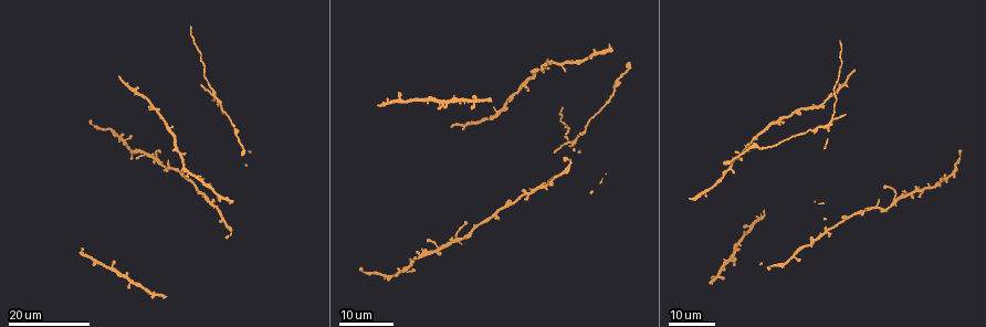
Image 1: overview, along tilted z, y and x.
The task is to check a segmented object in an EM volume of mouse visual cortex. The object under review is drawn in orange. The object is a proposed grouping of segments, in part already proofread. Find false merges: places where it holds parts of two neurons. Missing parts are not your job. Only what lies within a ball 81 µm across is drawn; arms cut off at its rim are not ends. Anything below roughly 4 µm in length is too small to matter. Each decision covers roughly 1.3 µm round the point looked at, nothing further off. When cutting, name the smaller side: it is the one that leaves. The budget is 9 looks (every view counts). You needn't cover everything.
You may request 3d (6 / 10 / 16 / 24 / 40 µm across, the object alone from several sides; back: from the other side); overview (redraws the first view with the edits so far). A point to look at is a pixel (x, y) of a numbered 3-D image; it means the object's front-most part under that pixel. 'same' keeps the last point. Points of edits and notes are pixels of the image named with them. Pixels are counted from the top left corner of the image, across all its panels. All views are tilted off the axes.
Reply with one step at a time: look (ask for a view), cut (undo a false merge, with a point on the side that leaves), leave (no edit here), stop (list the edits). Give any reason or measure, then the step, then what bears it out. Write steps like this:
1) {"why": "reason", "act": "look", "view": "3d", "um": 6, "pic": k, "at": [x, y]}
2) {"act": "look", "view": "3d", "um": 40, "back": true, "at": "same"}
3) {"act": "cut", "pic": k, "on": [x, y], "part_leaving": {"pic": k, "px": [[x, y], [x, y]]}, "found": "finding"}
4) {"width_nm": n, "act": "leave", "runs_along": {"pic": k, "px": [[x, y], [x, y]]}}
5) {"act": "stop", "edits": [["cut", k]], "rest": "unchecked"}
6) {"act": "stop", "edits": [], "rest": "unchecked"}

{"why": "four arms meet", "act": "look", "view": "3d", "um": 24, "pic": 1, "at": [895, 199]}

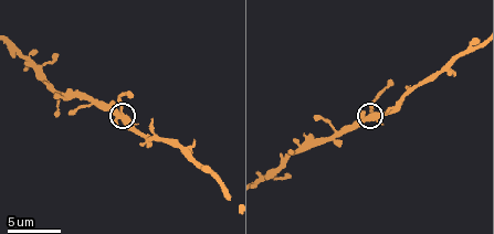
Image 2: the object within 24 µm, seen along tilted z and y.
{"act": "look", "view": "3d", "um": 6, "pic": 2, "at": [124, 117]}

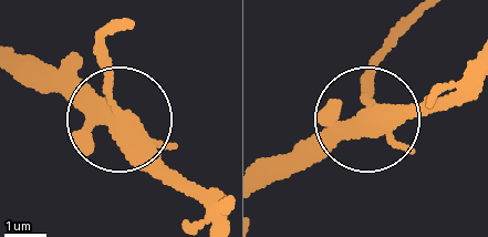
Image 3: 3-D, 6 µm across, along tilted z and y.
{"width_nm": 360, "act": "leave", "found": "one neuron here"}

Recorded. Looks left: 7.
{"act": "look", "view": "3d", "um": 16, "pic": 1, "at": [811, 245]}

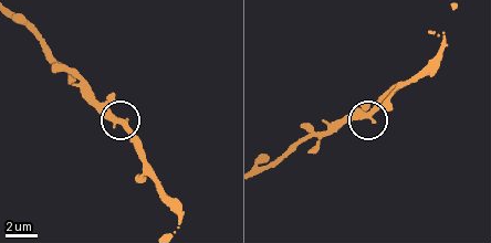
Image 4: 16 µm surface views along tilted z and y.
{"why": "closer look", "act": "look", "view": "3d", "um": 6, "pic": 4, "at": [107, 116]}

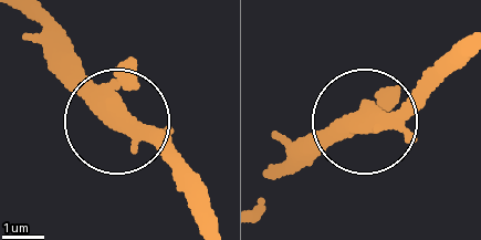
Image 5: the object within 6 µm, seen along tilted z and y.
{"arms": 4, "act": "leave", "found": "one neuron here"}

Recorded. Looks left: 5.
{"why": "calibre changes", "act": "look", "view": "3d", "um": 24, "pic": 1, "at": [707, 192]}

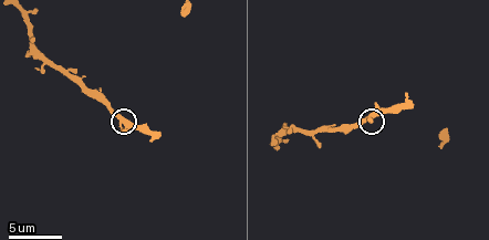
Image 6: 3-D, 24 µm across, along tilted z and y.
{"act": "look", "view": "3d", "um": 6, "pic": 6, "at": [120, 119]}

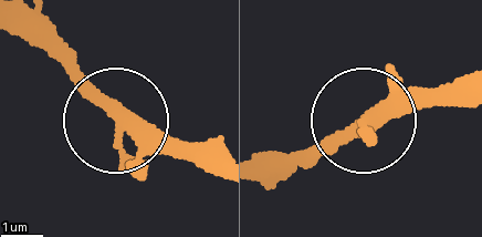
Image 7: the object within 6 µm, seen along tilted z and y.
{"act": "leave", "found": "one neuron here"}

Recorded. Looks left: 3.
{"why": "three arms meet", "act": "look", "view": "3d", "um": 16, "pic": 1, "at": [212, 93]}

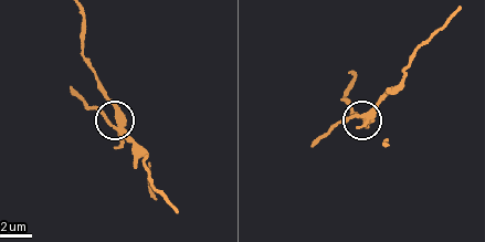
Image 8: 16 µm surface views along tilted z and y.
{"why": "zoom in", "act": "look", "view": "3d", "um": 10, "at": "same"}

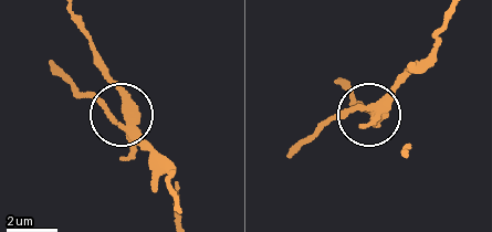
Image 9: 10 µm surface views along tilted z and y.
{"side_arm_um": 5, "act": "cut", "pic": 9, "on": [107, 113], "part_leaving": {"pic": 9, "px": [[377, 114], [399, 77], [432, 49], [446, 10]]}, "found": "a second neuron is stuck on"}

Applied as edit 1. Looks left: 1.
{"act": "stop", "edits": [["cut", 9]], "rest": "unchecked"}

